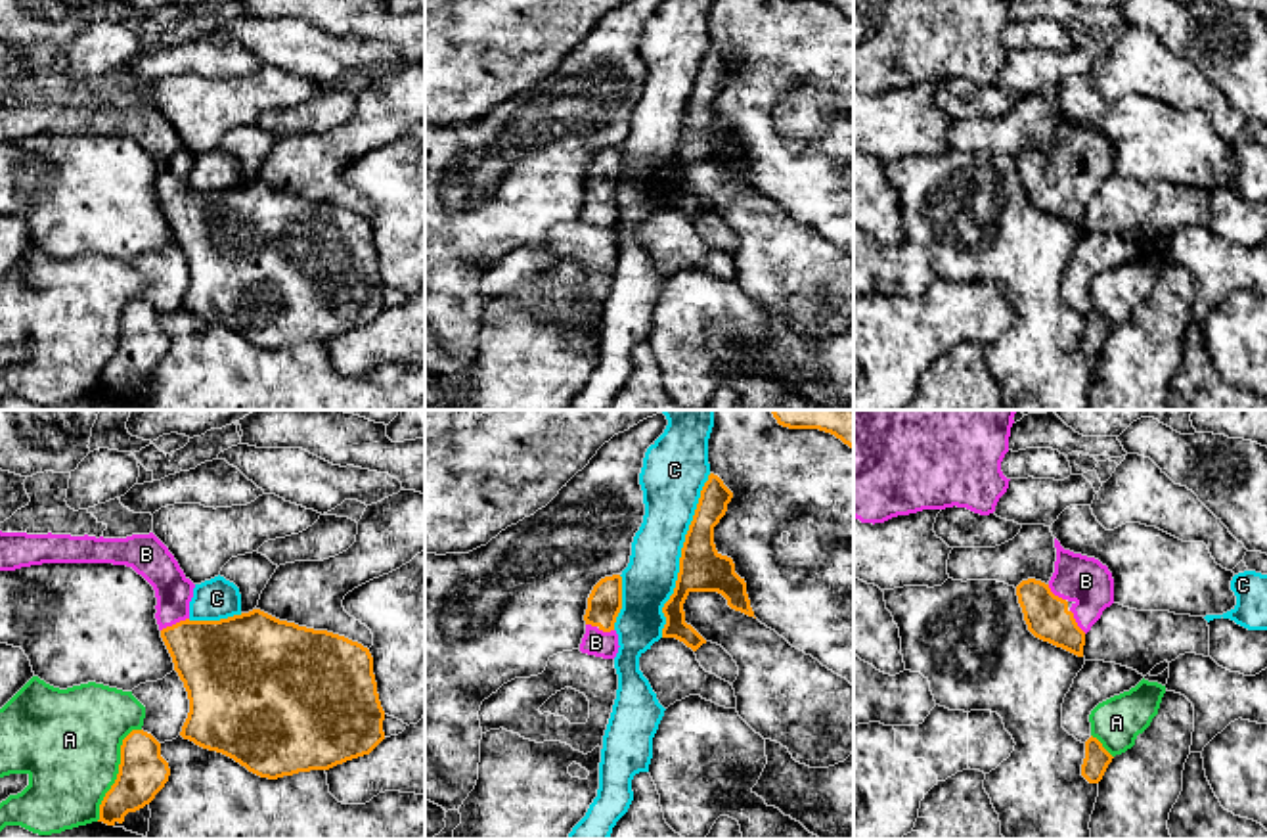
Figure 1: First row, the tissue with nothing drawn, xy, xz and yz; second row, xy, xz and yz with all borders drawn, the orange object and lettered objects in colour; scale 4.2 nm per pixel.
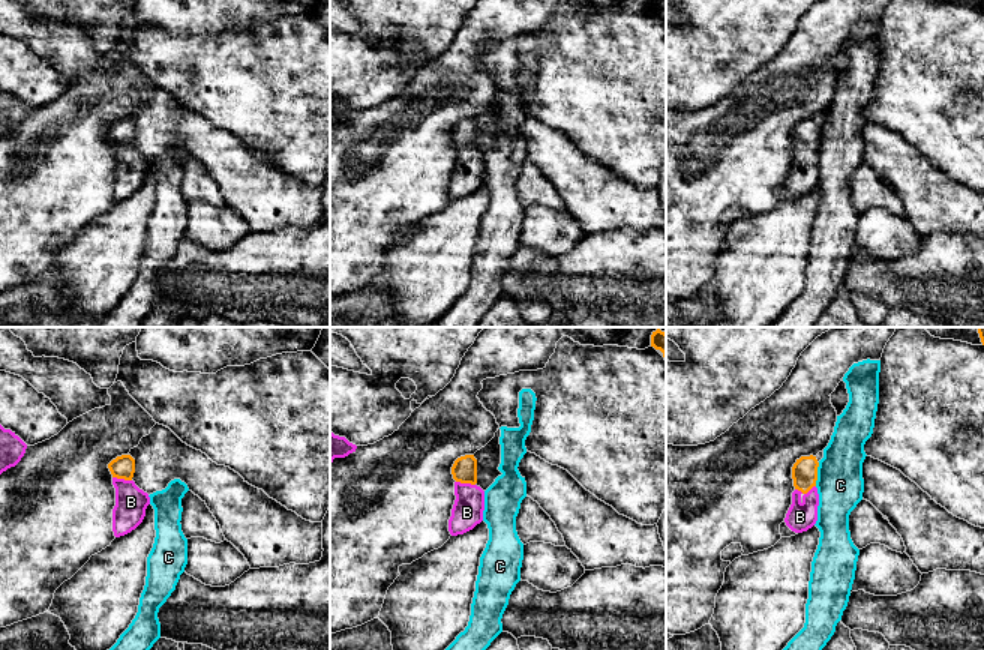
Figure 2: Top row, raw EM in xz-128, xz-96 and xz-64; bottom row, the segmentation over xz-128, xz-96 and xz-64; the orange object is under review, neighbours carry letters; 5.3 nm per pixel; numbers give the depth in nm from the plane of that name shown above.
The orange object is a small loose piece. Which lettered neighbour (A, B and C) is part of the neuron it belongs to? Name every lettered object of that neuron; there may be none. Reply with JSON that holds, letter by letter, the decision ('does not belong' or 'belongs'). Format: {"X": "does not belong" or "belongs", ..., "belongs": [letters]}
{"A": "does not belong", "B": "belongs", "C": "does not belong", "belongs": ["B"]}

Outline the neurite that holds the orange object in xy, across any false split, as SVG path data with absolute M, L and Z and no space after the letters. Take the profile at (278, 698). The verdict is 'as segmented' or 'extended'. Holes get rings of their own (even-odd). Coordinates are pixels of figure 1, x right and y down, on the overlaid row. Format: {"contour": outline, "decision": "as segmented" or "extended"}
{"contour": "M0 531L0 571L42 563L126 565L153 586L161 638L189 699L184 739L268 780L329 770L385 739L367 647L260 609L191 621L195 584L153 533L96 538Z", "decision": "extended"}

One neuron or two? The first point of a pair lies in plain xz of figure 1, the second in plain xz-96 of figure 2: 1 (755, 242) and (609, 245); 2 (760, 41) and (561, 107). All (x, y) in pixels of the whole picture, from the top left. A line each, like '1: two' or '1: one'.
1: two
2: one

